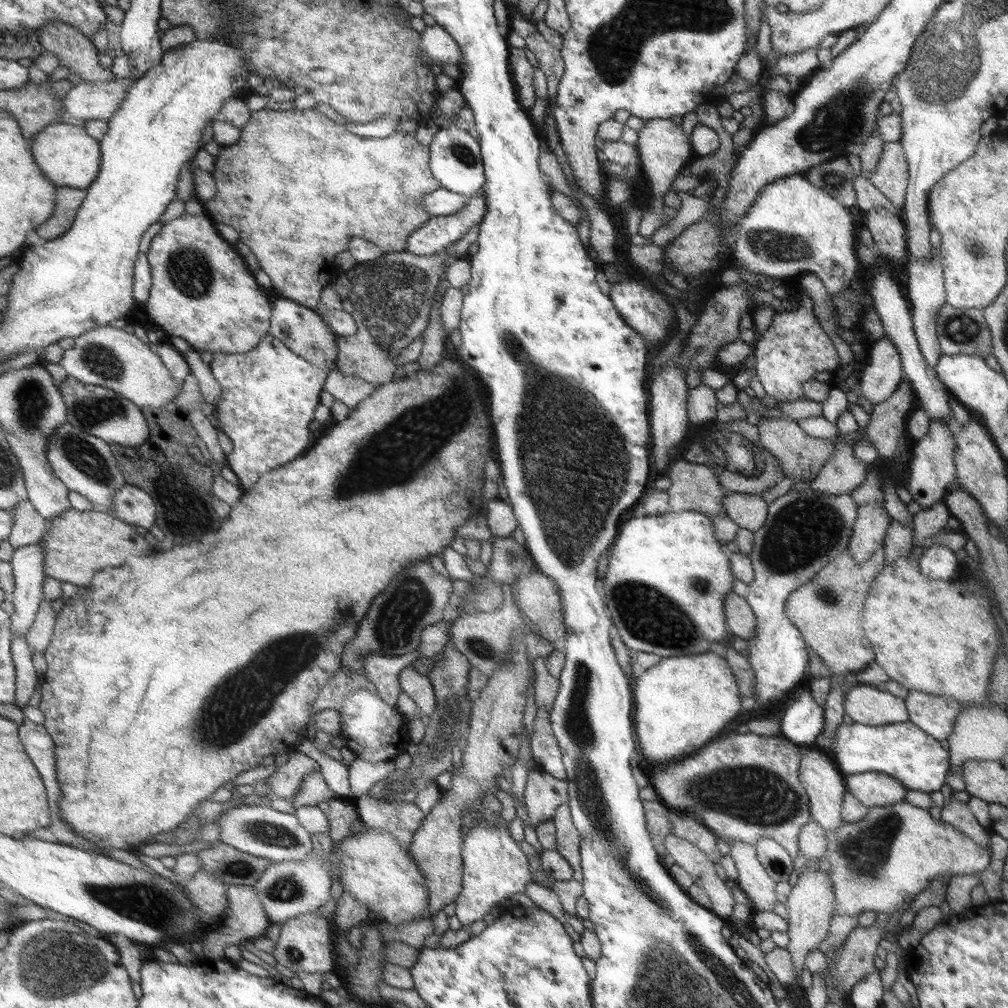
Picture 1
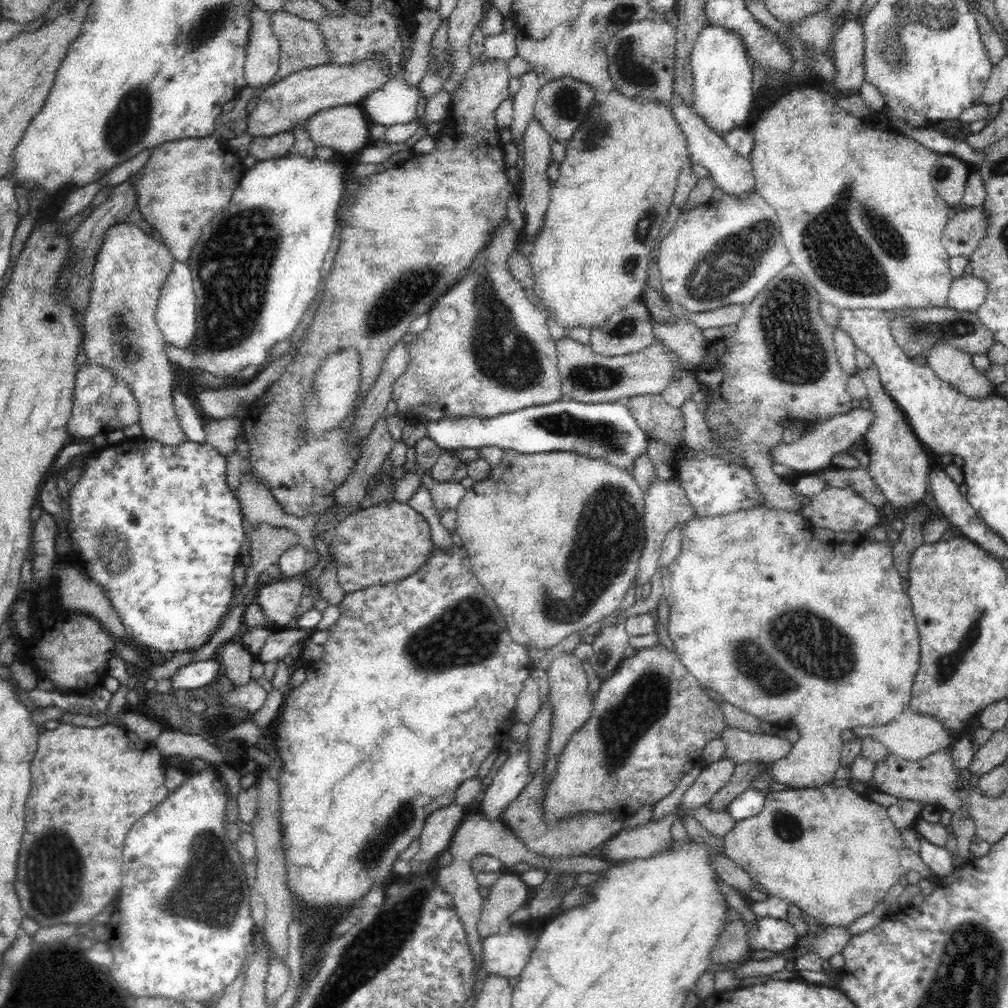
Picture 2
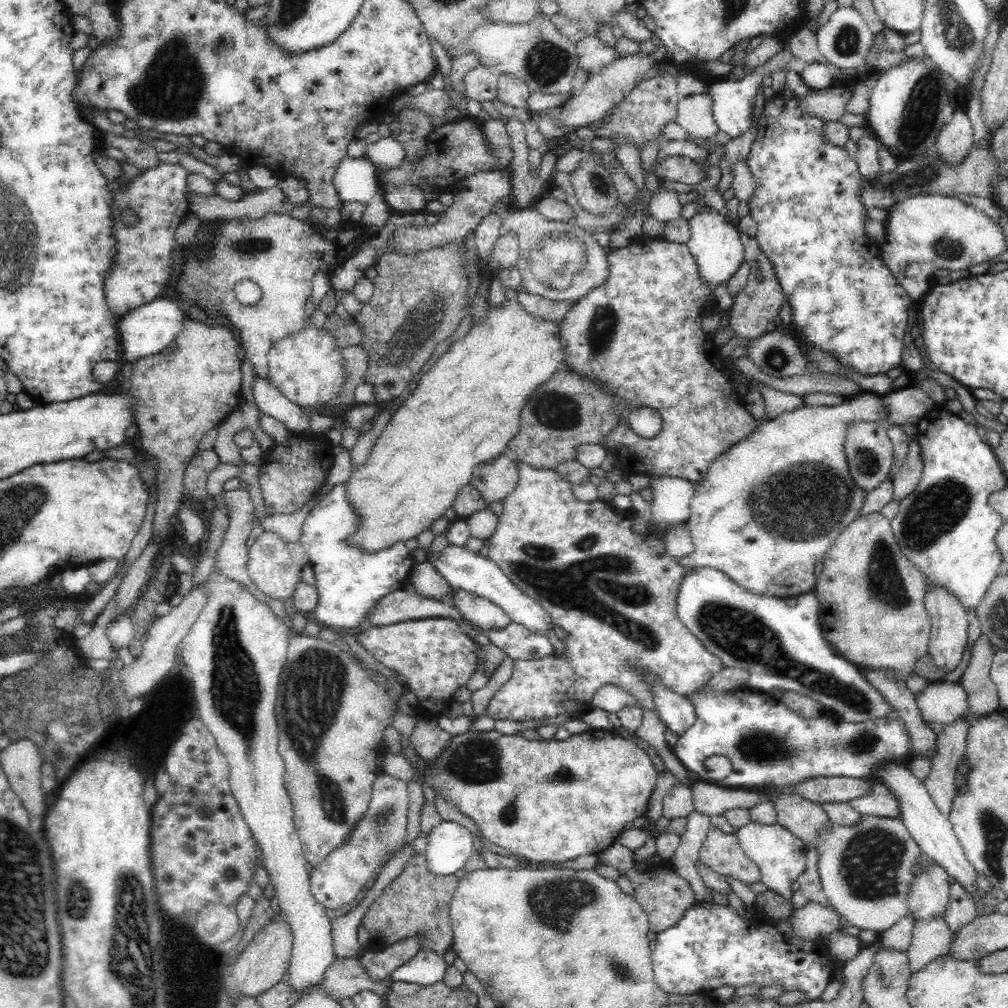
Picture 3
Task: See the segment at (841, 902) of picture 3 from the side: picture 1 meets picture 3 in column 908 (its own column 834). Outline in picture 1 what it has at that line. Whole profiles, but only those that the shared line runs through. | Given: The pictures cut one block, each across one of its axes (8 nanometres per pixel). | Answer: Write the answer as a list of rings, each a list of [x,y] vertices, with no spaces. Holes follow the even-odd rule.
[[[900,801],[888,806],[869,807],[868,814],[858,822],[843,821],[835,832],[828,832],[826,838],[826,858],[832,866],[828,872],[836,895],[834,915],[858,916],[865,911],[893,914],[906,900],[928,888],[929,882],[939,876],[968,876],[985,871],[991,863],[991,853],[976,845],[960,829],[944,821],[936,821],[928,809],[916,807],[908,801]]]

